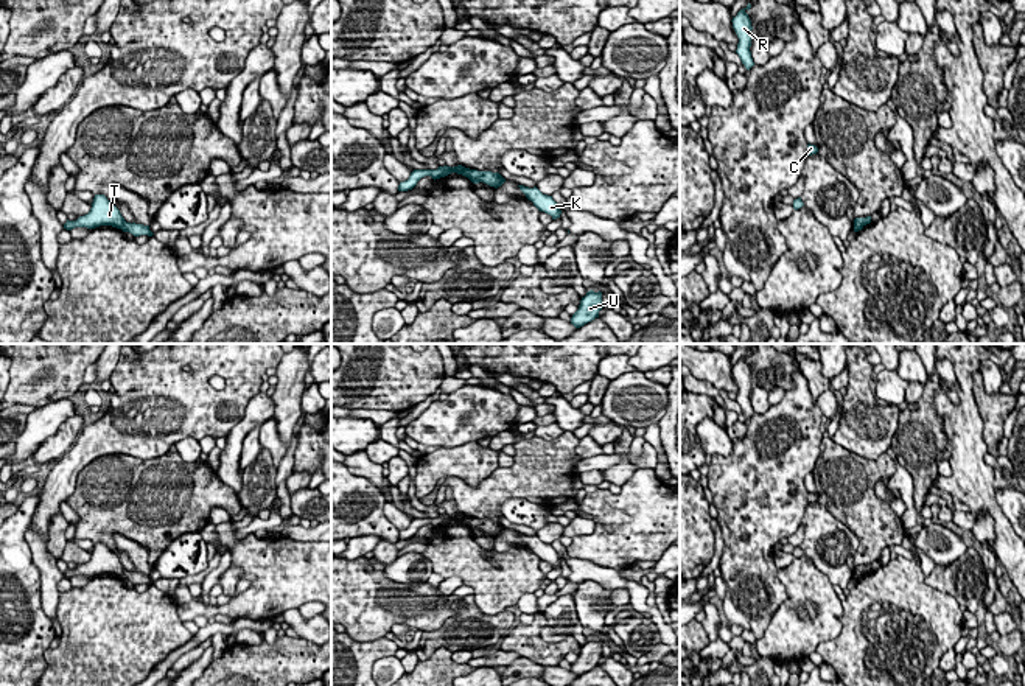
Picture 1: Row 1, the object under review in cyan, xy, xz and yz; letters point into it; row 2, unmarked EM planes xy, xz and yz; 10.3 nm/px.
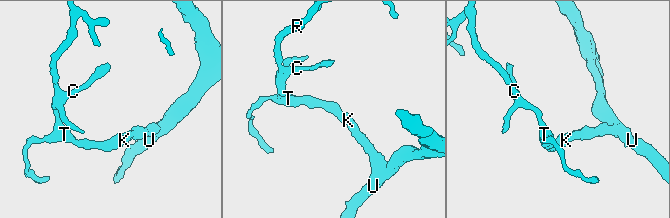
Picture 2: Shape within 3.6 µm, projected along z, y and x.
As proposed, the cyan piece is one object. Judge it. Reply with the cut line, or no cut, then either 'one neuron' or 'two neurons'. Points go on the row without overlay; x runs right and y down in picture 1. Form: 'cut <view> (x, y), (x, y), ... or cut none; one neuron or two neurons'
cut xz (470, 518), (476, 531); two neurons

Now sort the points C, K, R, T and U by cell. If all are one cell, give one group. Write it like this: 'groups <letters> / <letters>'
groups C R T / K U

